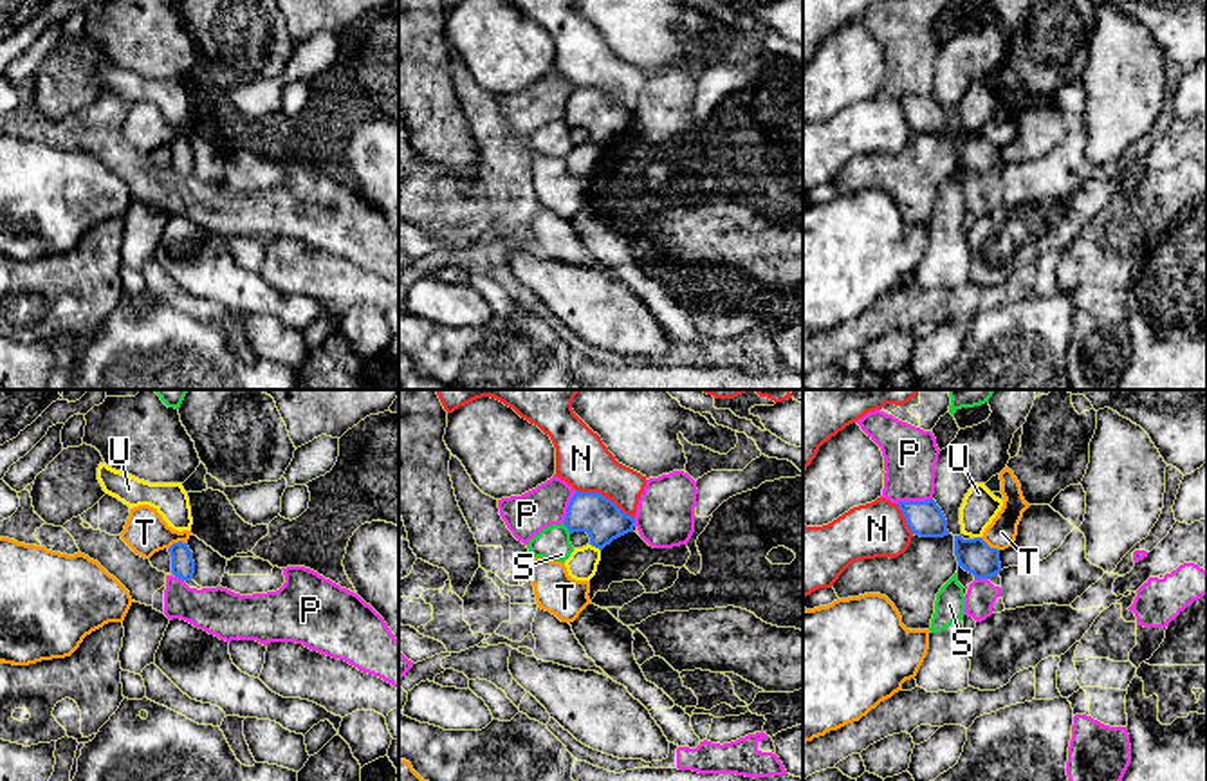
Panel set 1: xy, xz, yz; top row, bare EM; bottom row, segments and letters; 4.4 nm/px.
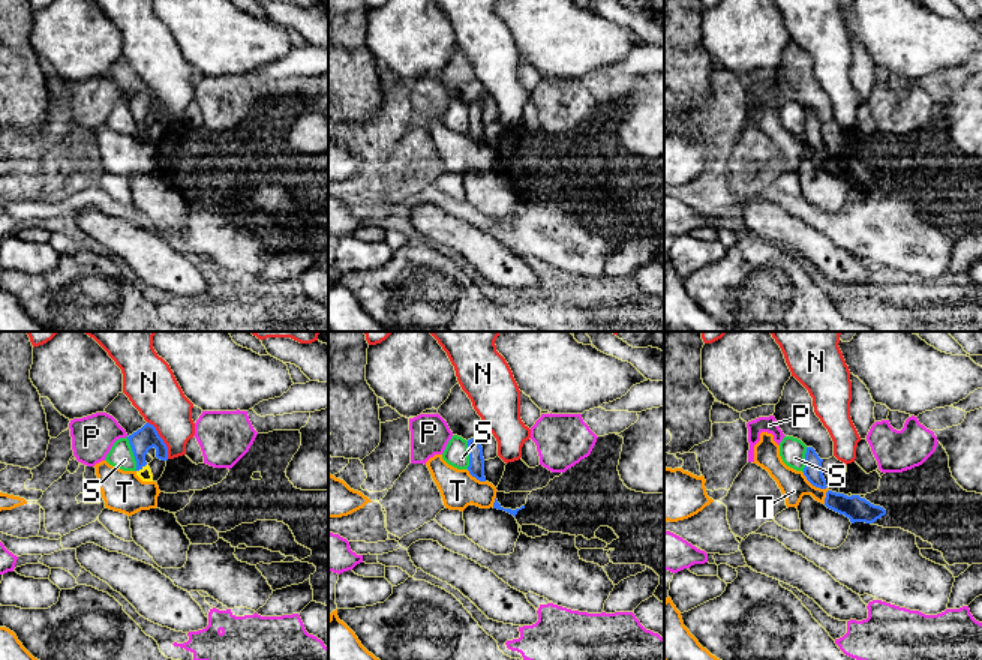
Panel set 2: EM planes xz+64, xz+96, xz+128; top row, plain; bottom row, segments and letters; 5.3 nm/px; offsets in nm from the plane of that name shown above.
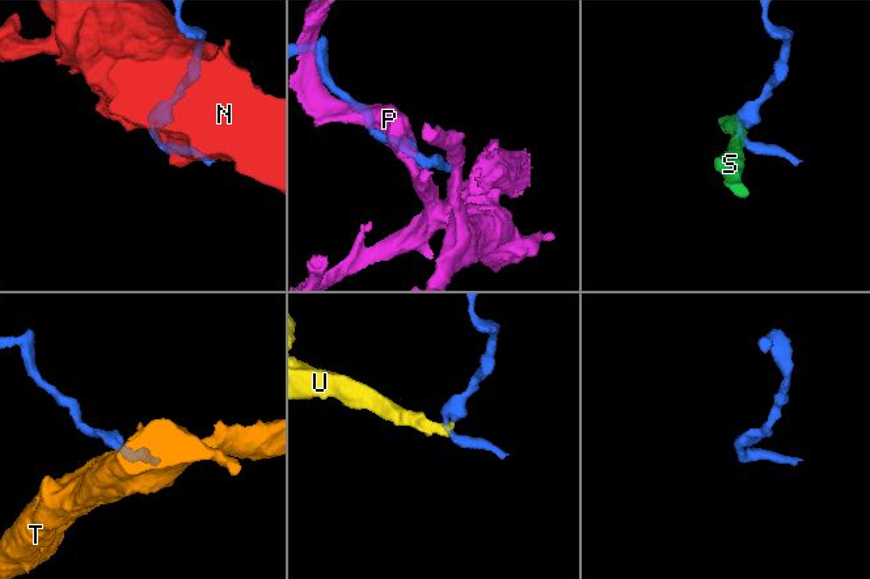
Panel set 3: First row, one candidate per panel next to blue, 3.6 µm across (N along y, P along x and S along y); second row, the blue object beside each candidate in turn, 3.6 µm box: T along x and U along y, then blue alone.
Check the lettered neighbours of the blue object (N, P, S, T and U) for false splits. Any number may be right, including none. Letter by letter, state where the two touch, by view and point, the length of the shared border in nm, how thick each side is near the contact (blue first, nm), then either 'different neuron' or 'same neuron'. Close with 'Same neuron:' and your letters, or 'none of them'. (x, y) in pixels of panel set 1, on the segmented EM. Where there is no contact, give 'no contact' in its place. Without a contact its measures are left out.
N: xz (603, 496) | 300 nm | 180/240 nm | different neuron
P: yz (913, 502) | 160 nm | 160/240 nm | different neuron
S: xz (567, 527) | 60 nm | 180/150 nm | different neuron
T: xy (179, 542) | 90 nm | 110/190 nm | different neuron
U: xz (596, 547) | 60 nm | 180/140 nm | different neuron
Same neuron: none of them

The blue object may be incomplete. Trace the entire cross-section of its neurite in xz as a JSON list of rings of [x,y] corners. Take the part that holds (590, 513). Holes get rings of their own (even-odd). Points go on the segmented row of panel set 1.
[[[576,491],[563,523],[570,534],[586,532],[590,545],[603,550],[613,539],[633,532],[635,518],[624,514],[599,492]]]

